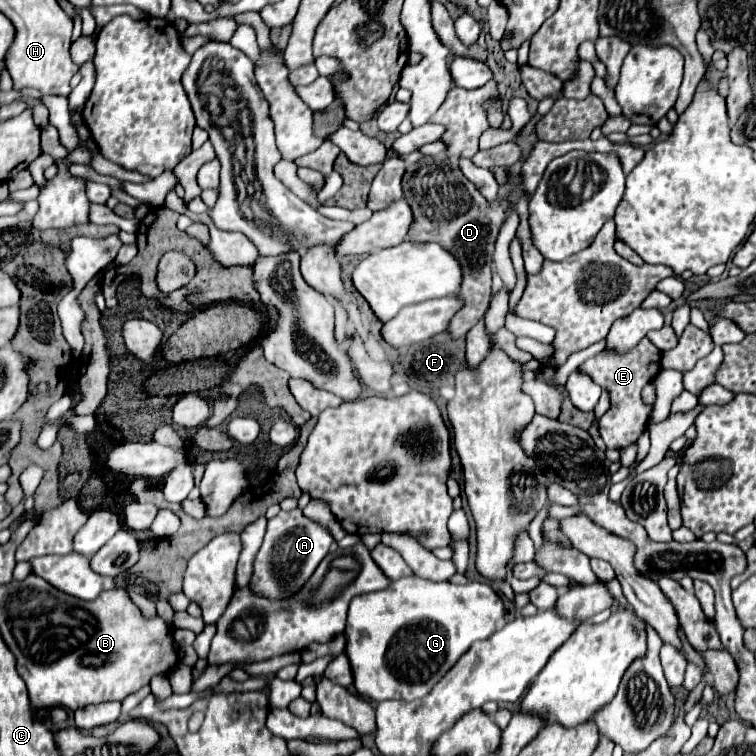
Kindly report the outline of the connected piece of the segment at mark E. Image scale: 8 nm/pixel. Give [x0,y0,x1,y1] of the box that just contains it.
[580,340,660,450]

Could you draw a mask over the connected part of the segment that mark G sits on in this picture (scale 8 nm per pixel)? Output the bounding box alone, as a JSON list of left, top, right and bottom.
[346,576,506,700]

